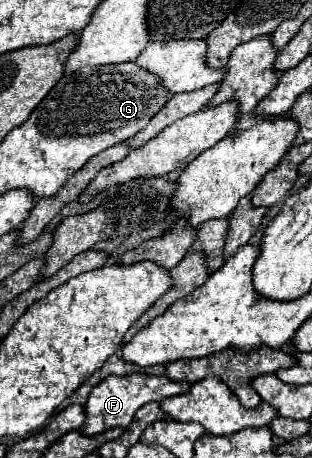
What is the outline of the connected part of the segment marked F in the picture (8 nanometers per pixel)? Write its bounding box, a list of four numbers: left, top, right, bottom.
[80,373,190,437]

